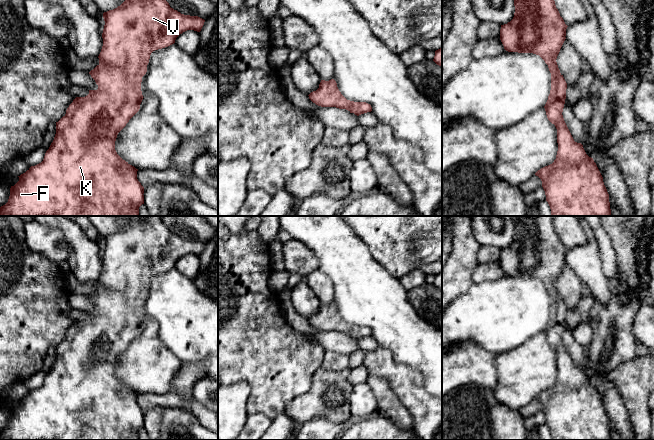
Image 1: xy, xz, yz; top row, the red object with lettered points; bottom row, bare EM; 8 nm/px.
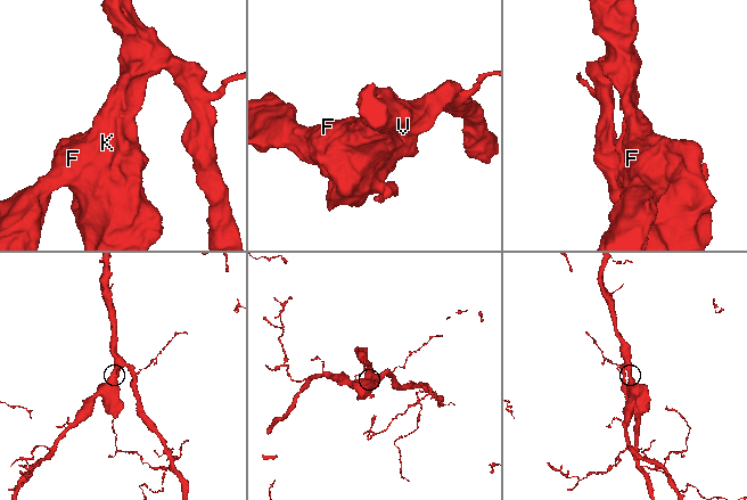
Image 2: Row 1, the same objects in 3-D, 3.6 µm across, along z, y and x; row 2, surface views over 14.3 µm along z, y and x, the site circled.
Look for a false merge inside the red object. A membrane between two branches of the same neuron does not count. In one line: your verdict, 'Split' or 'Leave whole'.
Split

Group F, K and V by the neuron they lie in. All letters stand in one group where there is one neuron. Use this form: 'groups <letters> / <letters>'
groups F K / V

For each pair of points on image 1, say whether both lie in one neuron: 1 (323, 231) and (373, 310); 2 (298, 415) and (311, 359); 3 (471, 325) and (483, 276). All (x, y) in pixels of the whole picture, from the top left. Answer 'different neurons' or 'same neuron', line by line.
1: same neuron
2: different neurons
3: different neurons

